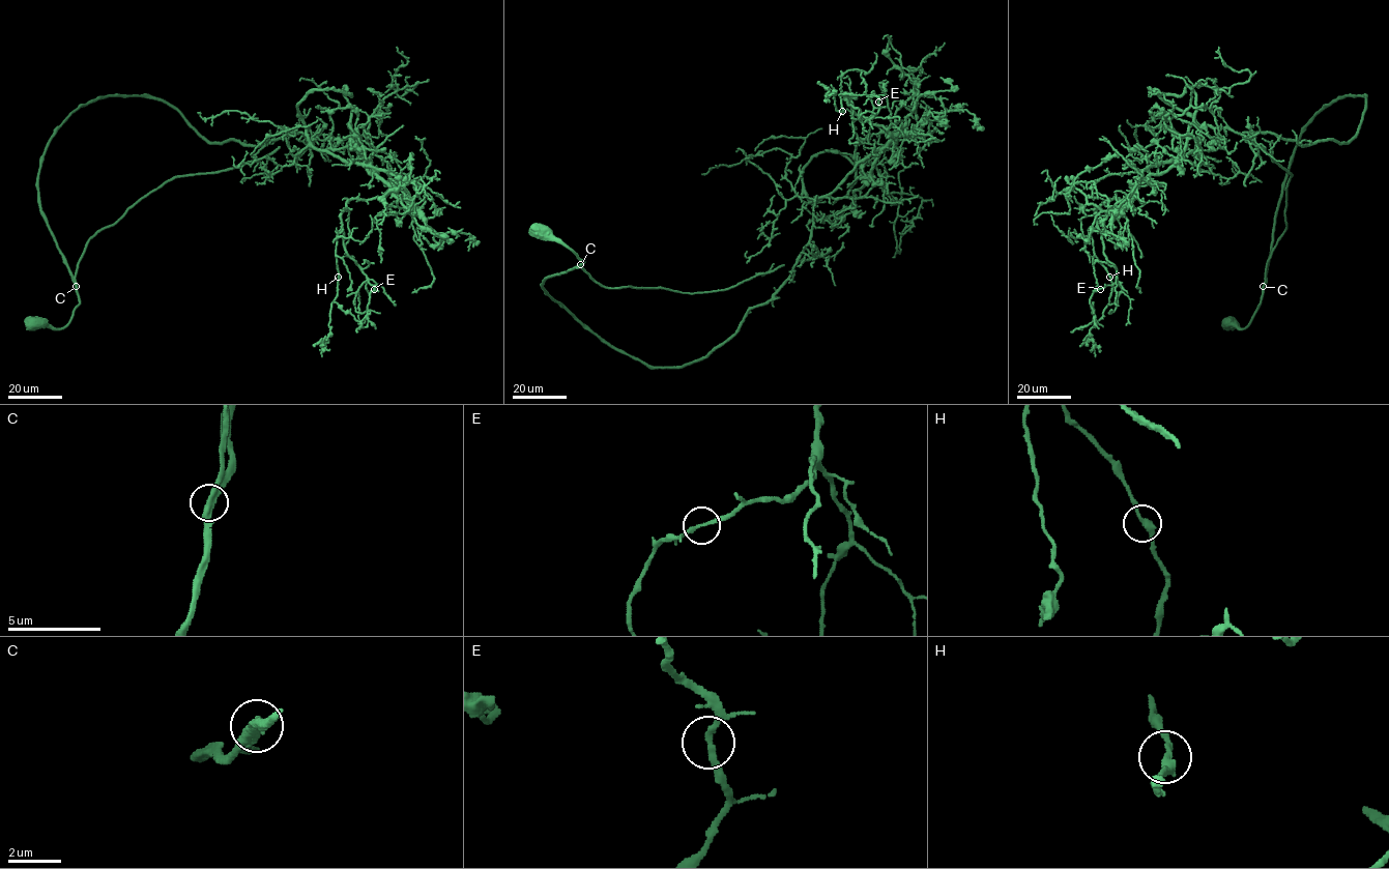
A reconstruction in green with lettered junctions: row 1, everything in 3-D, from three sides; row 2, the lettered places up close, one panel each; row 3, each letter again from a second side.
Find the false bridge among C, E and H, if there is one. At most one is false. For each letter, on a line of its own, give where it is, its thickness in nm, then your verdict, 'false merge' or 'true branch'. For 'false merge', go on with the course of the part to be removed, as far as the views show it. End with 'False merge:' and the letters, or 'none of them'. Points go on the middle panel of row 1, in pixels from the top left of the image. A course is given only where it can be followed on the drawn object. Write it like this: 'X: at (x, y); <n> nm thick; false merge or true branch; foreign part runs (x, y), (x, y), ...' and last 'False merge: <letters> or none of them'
C: at (580, 264); 440 nm thick; false merge; foreign part runs (580, 264), (596, 282), (609, 288), (632, 286), (679, 292), (728, 289), (784, 264)
E: at (878, 102); 200 nm thick; true branch
H: at (842, 111); 320 nm thick; true branch
False merge: C

